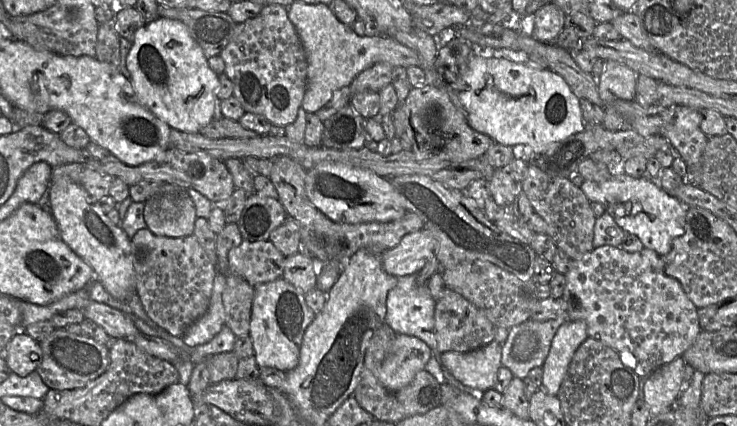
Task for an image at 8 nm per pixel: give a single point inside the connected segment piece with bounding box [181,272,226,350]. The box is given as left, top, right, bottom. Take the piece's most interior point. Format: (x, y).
(206, 327)

